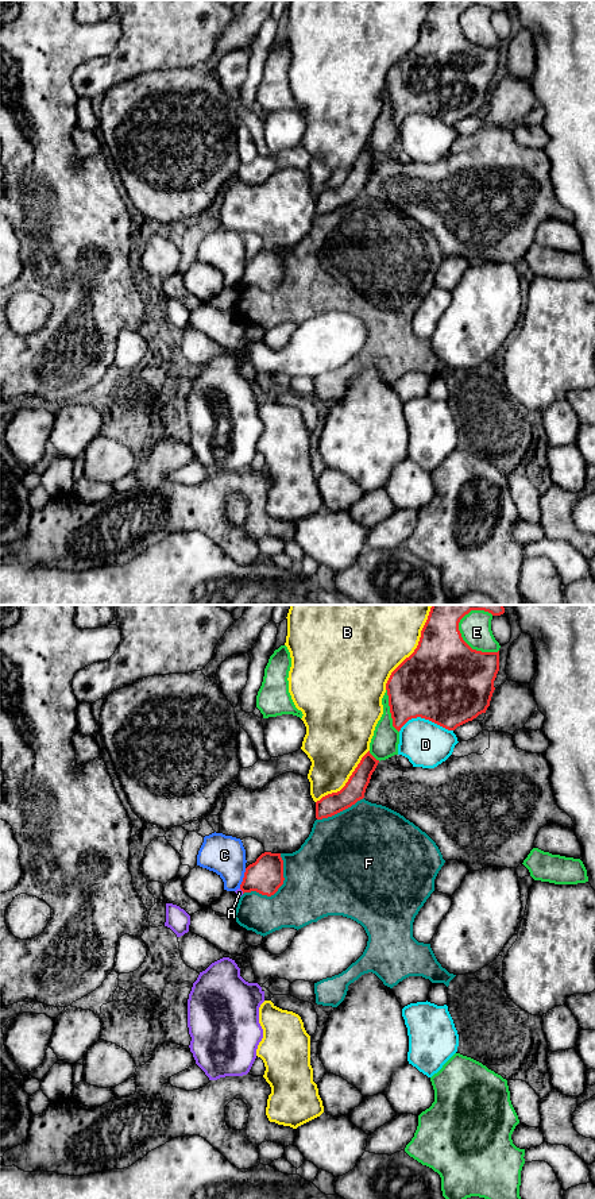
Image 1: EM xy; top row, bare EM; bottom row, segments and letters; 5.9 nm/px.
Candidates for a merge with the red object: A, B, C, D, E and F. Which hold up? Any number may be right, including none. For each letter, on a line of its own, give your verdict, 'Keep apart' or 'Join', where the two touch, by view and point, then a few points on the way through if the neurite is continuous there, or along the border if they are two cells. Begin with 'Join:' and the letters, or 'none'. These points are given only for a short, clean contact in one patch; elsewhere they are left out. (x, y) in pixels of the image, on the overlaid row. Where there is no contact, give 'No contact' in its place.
Join: none
A: Keep apart. Touches red at xy (242, 890)
B: Keep apart. Touches red at xy (417, 647)
C: Keep apart. Touches red at xy (243, 878). Boundary: xy (246, 868), (239, 887)
D: Keep apart. Touches red at xy (425, 718)
E: Keep apart. Touches red at xy (470, 647)
F: Keep apart. Touches red at xy (278, 887)

